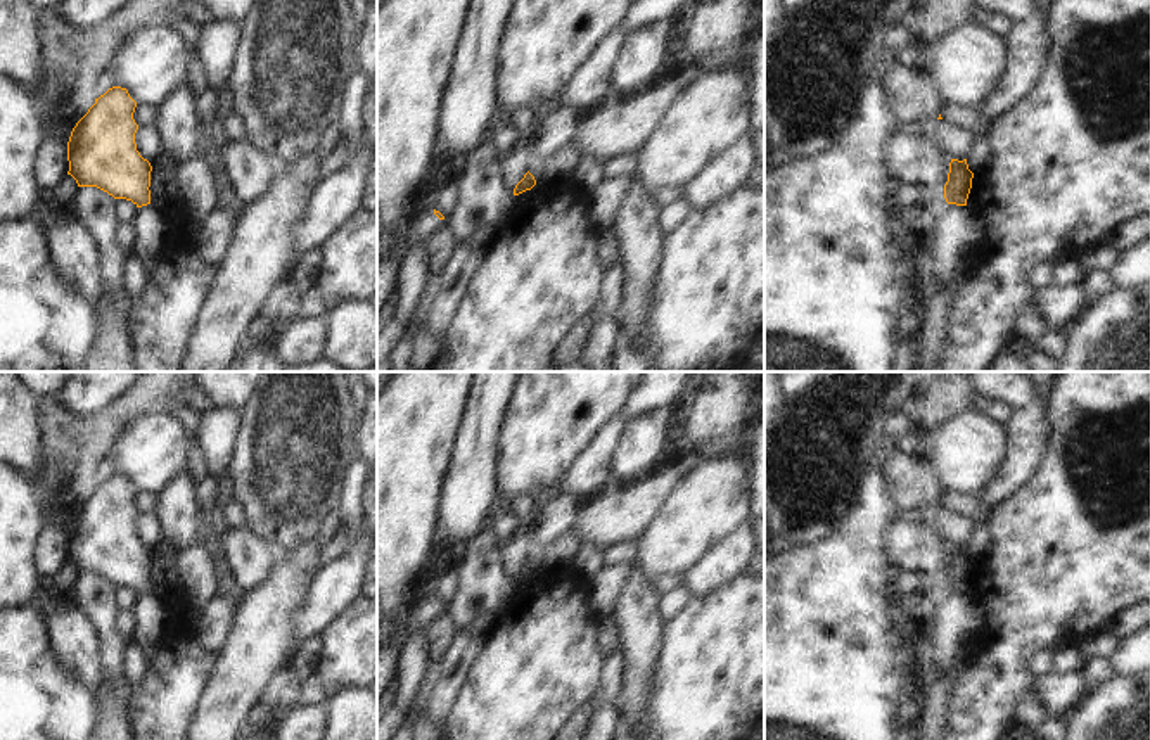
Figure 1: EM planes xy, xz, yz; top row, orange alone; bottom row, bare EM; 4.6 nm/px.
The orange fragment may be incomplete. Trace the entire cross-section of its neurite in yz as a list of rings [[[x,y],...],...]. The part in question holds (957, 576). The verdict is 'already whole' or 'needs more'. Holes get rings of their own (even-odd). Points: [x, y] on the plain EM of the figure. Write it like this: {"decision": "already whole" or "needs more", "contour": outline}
{"decision": "already whole", "contour": [[[951,546],[948,569],[944,572],[944,586],[948,591],[967,593],[972,576],[974,560],[968,557],[967,546]]]}

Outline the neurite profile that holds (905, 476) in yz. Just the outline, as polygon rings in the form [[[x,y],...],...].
[[[898,448],[885,462],[885,488],[896,514],[930,514],[944,496],[936,470]]]

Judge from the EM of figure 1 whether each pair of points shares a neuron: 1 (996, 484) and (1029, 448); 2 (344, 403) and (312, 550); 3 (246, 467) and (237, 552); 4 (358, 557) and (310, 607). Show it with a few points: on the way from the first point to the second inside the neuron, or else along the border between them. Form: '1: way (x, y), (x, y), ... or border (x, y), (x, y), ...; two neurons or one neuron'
1: way (1005, 476), (1021, 457); one neuron
2: border (313, 538), (279, 552); two neurons
3: border (246, 528), (279, 550); two neurons
4: way (348, 569), (322, 595); one neuron

